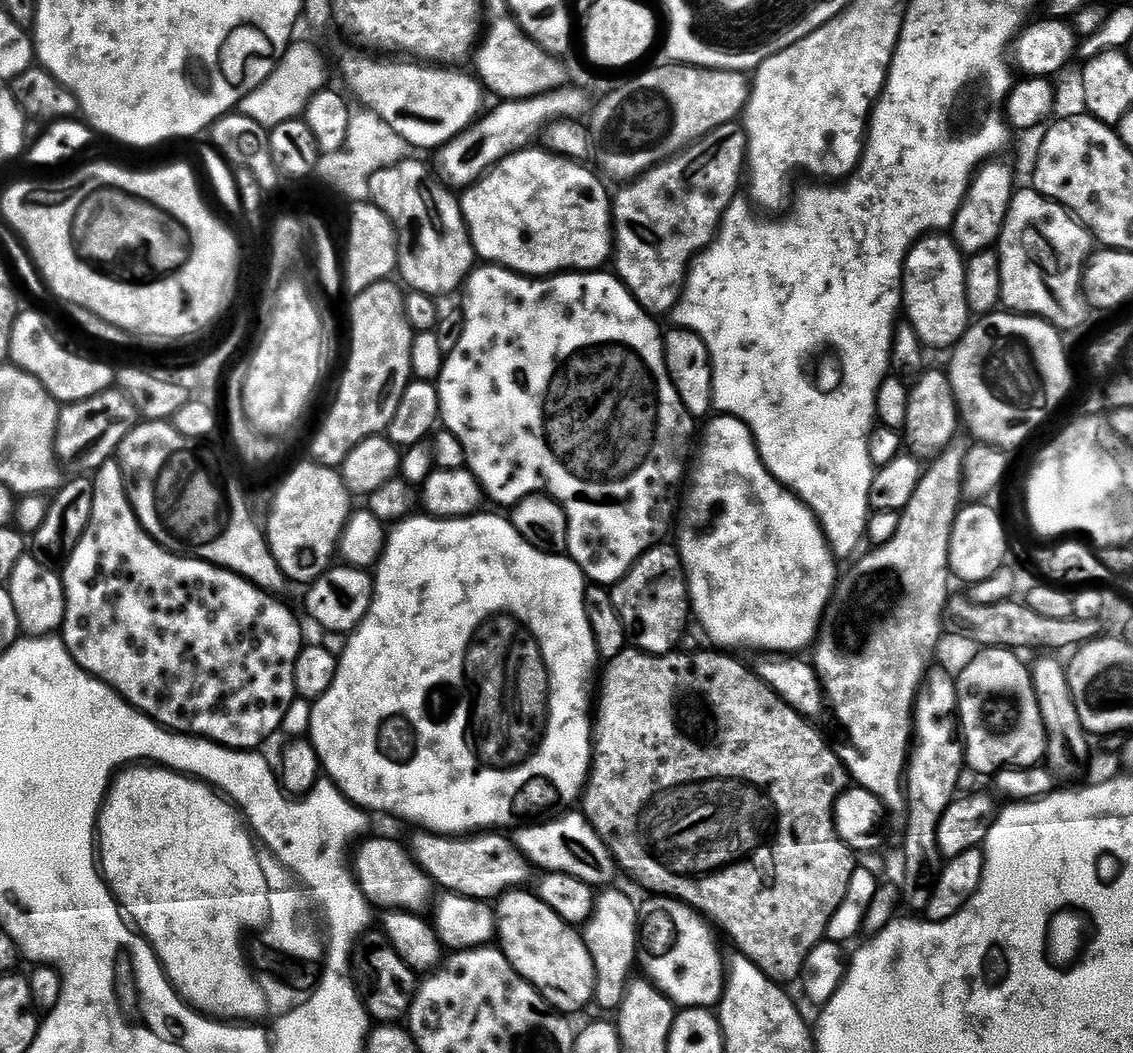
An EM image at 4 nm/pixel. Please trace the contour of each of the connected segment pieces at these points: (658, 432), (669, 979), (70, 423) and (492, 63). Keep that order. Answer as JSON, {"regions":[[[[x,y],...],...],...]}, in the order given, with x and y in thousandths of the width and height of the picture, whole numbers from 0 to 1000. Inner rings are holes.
{"regions":[[[[420,253],[414,258],[409,277],[408,322],[405,323],[404,329],[401,329],[399,335],[392,339],[392,349],[388,352],[387,362],[391,406],[399,410],[401,416],[404,416],[404,420],[408,420],[411,443],[414,448],[419,450],[432,476],[451,481],[465,471],[483,468],[498,481],[501,493],[500,527],[503,531],[515,542],[516,548],[522,554],[544,556],[565,529],[585,514],[583,512],[589,507],[592,498],[594,500],[593,470],[605,455],[605,445],[609,441],[609,430],[613,425],[613,397],[605,389],[605,386],[602,386],[598,370],[595,370],[595,363],[586,343],[586,319],[579,309],[582,307],[568,295],[557,277],[537,256],[499,258],[483,264],[467,264],[448,255]]],[[[572,854],[563,862],[563,912],[572,922],[571,930],[601,958],[635,954],[641,937],[641,912],[635,909],[629,878],[599,855]]],[[[96,370],[67,384],[56,384],[53,387],[53,400],[49,406],[49,436],[57,439],[74,433],[74,437],[64,439],[64,449],[80,449],[105,430],[108,416],[111,416],[121,402],[118,382],[106,370]]],[[[444,14],[440,16],[432,27],[430,24],[425,34],[425,41],[418,53],[426,83],[430,86],[432,84],[432,86],[439,87],[441,93],[448,97],[467,95],[470,91],[481,91],[485,87],[499,83],[502,76],[501,68],[494,58],[497,56],[471,41],[459,28],[459,24],[452,18],[451,14]]]]}

